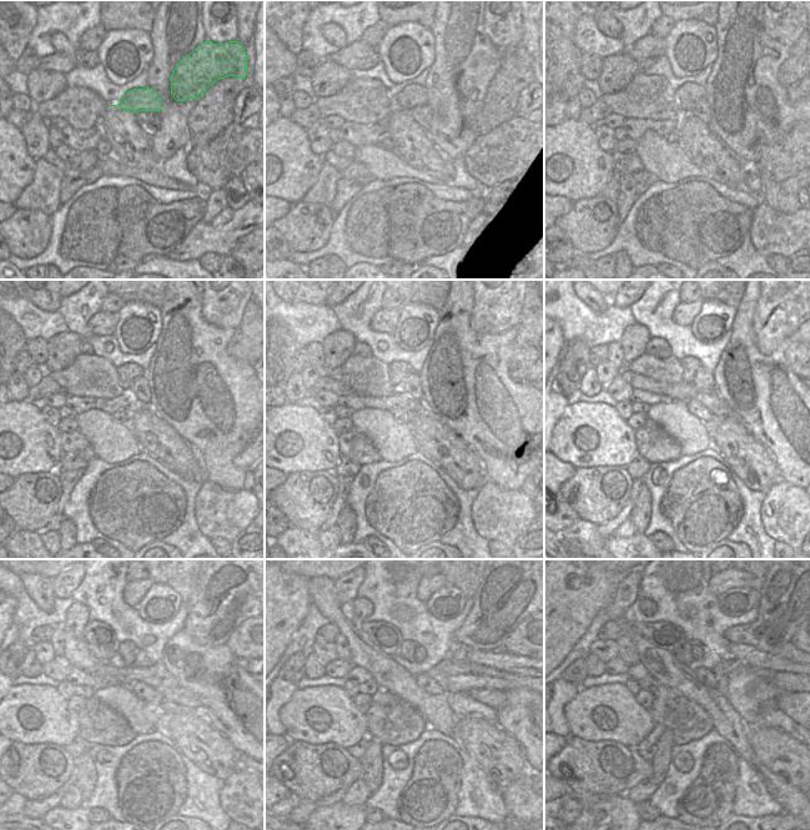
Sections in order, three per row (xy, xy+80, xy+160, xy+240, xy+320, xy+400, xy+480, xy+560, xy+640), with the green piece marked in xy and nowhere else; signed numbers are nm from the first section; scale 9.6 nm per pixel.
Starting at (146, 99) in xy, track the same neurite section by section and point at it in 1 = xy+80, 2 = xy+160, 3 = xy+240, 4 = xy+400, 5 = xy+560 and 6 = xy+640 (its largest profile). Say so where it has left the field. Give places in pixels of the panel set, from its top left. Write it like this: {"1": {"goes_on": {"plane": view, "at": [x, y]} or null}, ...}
{"1": {"goes_on": {"plane": "xy+80", "at": [413, 95]}}, "2": {"goes_on": {"plane": "xy+160", "at": [688, 95]}}, "3": {"goes_on": {"plane": "xy+240", "at": [127, 373]}}, "4": {"goes_on": {"plane": "xy+400", "at": [688, 366]}}, "5": {"goes_on": {"plane": "xy+560", "at": [407, 649]}}, "6": {"goes_on": {"plane": "xy+640", "at": [683, 653]}}}

